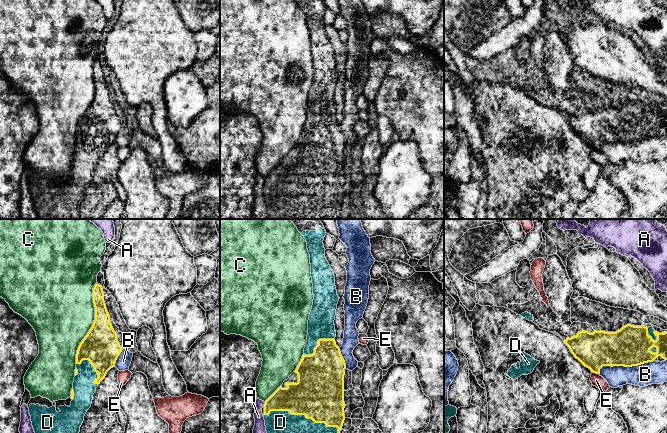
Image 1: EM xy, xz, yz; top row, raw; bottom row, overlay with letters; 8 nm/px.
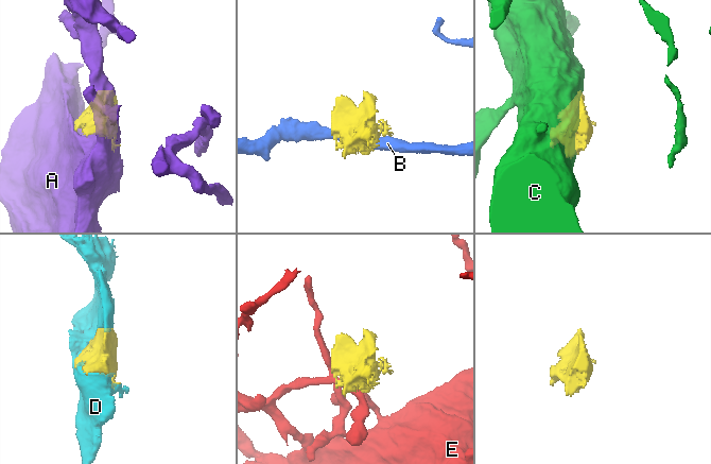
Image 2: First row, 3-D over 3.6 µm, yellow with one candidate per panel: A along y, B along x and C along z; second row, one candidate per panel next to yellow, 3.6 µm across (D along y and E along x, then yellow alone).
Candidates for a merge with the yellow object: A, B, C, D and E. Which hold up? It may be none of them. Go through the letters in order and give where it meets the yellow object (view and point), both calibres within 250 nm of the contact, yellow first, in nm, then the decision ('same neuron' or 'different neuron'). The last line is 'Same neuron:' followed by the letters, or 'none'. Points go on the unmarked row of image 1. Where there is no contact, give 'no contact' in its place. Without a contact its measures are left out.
A: contact xz (264, 180); calibres 220 and 110 nm; different neuron
B: contact yz (624, 142); calibres 320 and 180 nm; different neuron
C: contact xy (93, 99); calibres 300 and 480 nm; different neuron
D: contact xz (303, 190); calibres 400 and 420 nm; same neuron
E: contact yz (595, 148); calibres 280 and 90 nm; different neuron
Same neuron: D

